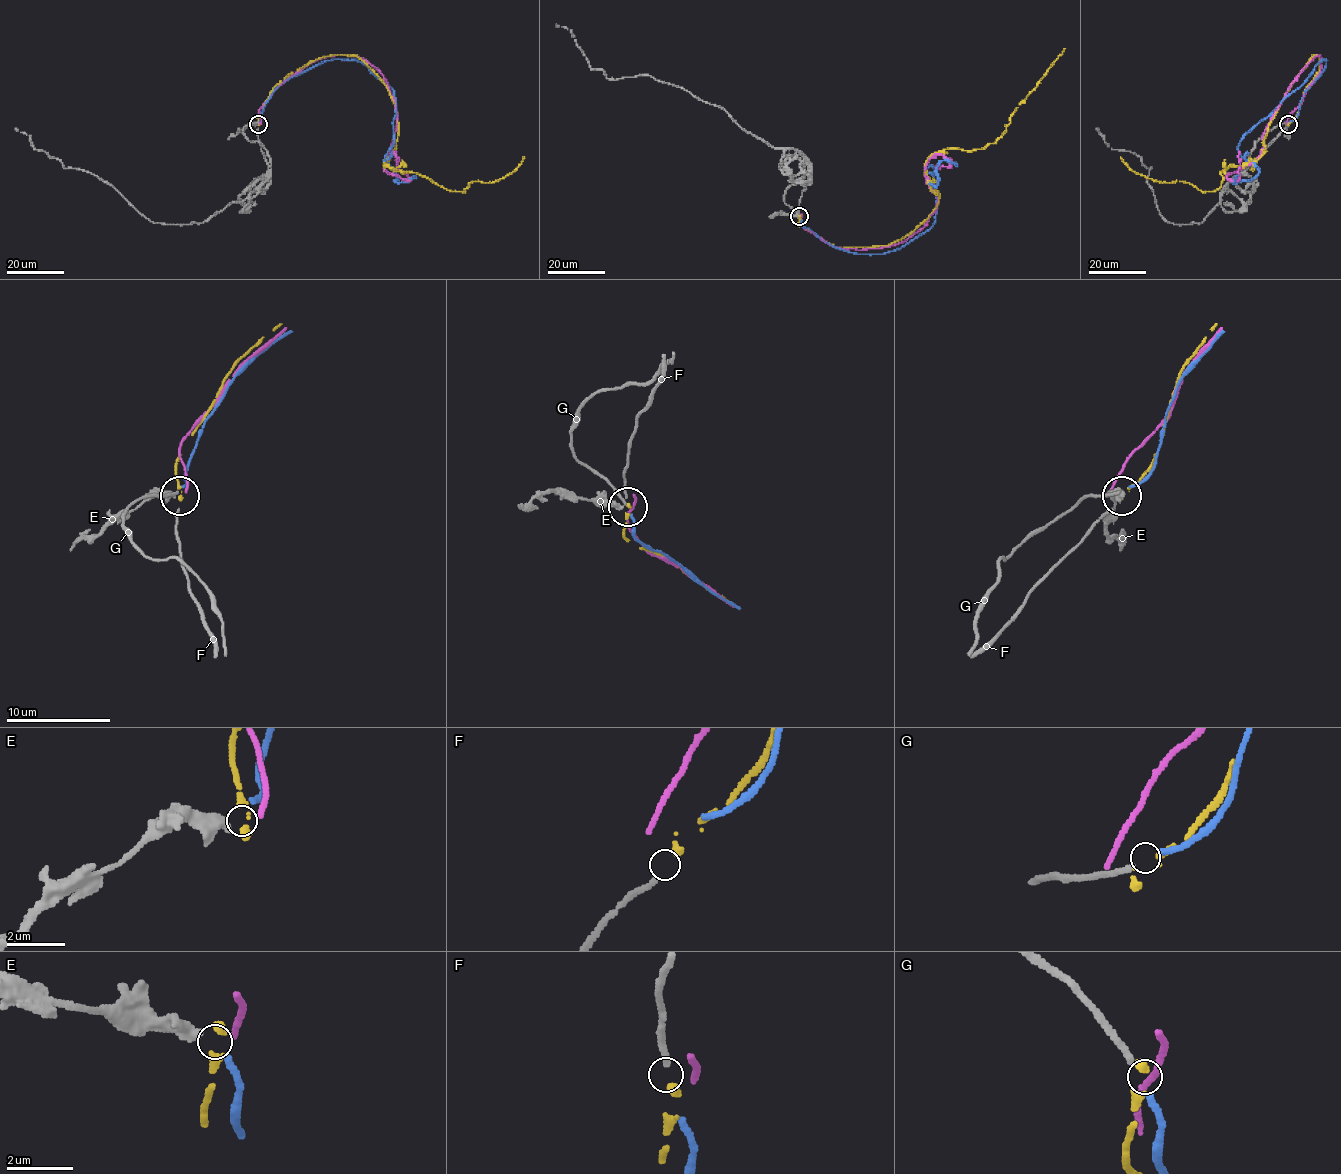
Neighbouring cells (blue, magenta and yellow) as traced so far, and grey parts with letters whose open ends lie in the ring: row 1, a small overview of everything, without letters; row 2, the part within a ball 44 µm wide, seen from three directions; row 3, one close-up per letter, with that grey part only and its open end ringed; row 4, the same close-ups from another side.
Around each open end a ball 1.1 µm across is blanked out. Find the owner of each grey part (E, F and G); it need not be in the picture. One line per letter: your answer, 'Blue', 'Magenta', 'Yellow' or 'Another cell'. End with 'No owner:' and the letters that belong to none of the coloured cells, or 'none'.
E: Another cell
F: Yellow
G: Blue
No owner: E

